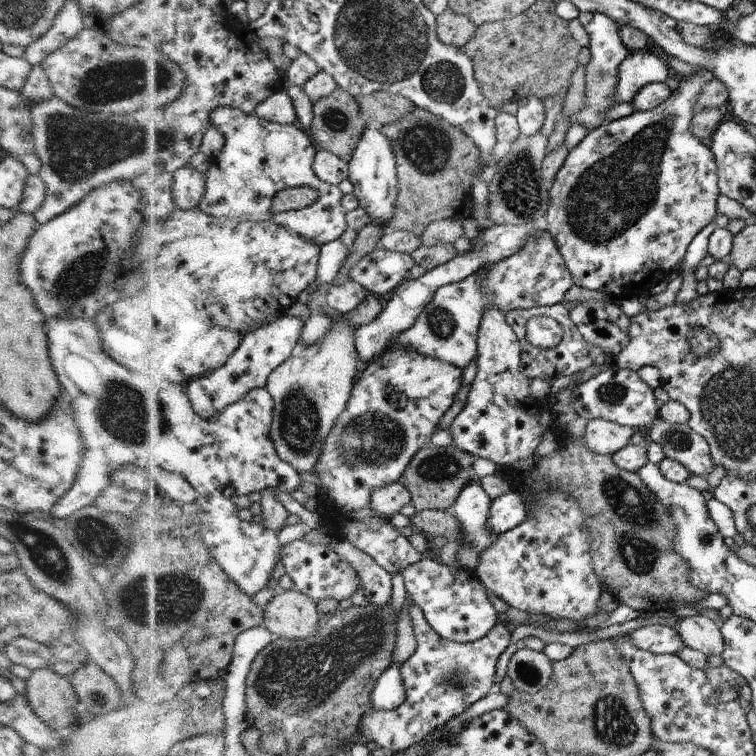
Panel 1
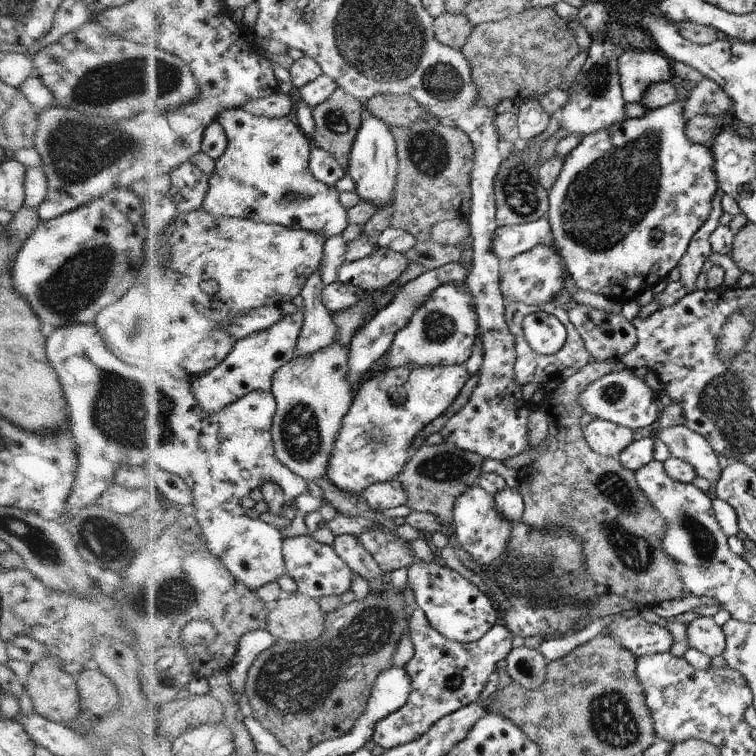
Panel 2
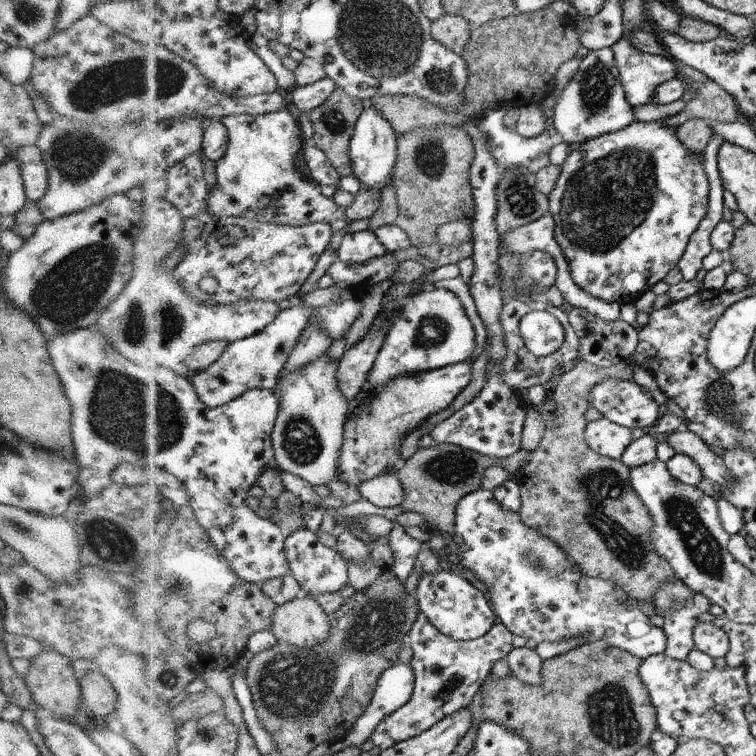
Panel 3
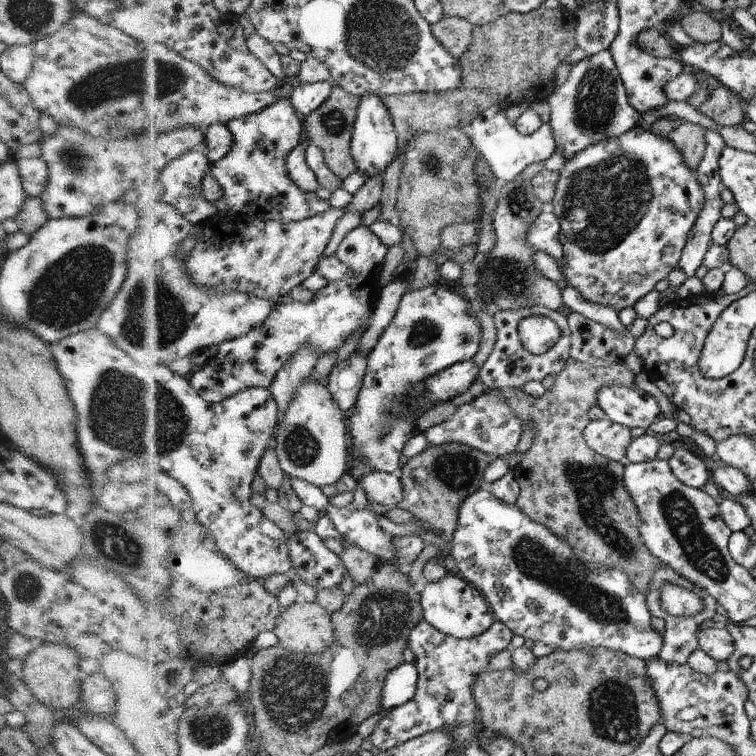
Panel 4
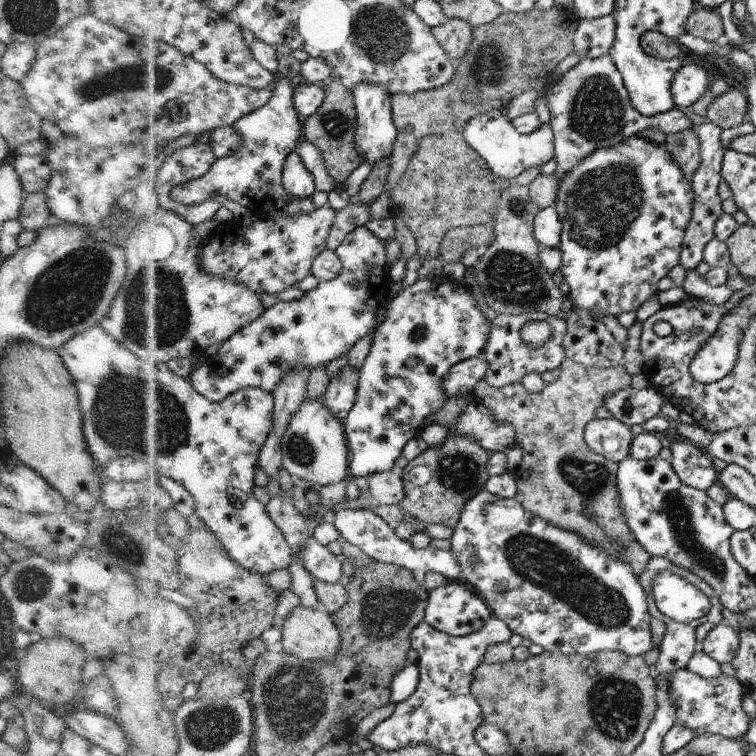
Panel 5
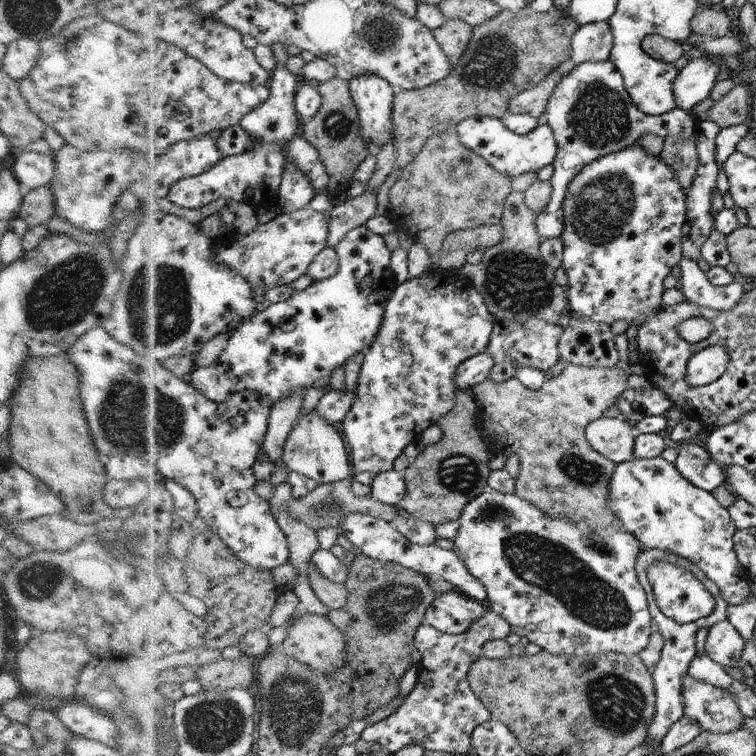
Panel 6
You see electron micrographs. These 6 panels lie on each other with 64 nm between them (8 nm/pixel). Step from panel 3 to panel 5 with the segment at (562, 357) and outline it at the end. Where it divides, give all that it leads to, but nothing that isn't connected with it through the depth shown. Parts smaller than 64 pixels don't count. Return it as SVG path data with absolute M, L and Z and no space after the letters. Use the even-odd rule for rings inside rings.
M533 310L532 313L520 313L517 315L498 313L492 315L491 333L489 342L486 343L482 357L489 364L488 371L484 376L484 382L491 387L505 387L514 383L520 383L522 378L529 372L542 374L548 370L554 370L567 361L563 343L568 332L567 320L562 316L546 314L544 311ZM548 321L553 330L552 338L539 349L531 349L524 344L520 329L525 322Z

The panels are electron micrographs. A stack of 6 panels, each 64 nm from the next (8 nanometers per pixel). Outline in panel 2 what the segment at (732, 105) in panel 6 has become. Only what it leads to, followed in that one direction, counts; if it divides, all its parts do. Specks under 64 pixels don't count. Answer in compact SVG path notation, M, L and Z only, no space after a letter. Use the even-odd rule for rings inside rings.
M704 79L691 86L691 93L685 104L686 120L696 115L714 115L721 122L735 121L732 115L732 101L724 89L712 79Z

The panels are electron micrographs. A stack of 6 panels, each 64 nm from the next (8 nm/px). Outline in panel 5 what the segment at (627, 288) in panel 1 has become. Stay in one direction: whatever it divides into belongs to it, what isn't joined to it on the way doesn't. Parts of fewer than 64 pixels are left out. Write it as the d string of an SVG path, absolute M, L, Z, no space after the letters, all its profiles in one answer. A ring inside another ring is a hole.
M638 135L629 136L621 143L613 147L600 147L591 152L591 155L585 156L580 163L574 168L571 168L565 177L559 181L557 197L554 202L558 211L558 216L561 217L563 226L561 236L561 273L565 282L569 286L569 296L576 310L582 309L586 314L596 313L599 315L613 314L618 317L622 312L637 312L644 316L648 311L643 310L640 313L638 306L642 302L646 302L654 292L656 292L656 284L658 280L662 280L676 264L679 264L679 258L682 250L682 240L685 237L685 228L688 226L693 215L693 204L695 203L695 194L691 187L691 180L687 181L681 166L675 161L674 156L664 146L650 139L640 137Z

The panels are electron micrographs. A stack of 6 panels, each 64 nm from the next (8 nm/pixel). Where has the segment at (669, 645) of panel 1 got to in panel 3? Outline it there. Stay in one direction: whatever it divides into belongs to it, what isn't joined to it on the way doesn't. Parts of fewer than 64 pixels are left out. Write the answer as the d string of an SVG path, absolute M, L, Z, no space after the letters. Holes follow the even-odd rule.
M478 489L473 493L468 493L464 498L461 498L458 501L455 514L455 525L453 528L453 541L458 546L460 551L460 558L462 559L462 566L464 570L470 570L471 578L477 579L482 583L482 586L486 588L488 592L488 597L491 597L490 604L493 608L495 614L498 614L498 618L502 620L502 623L506 625L506 628L510 629L511 633L522 636L526 640L535 640L537 643L544 642L556 642L558 640L568 640L573 636L578 636L582 632L592 632L590 639L604 639L608 645L613 647L618 647L624 649L626 652L631 652L634 656L641 657L642 660L648 659L649 656L657 655L658 653L666 652L668 648L668 636L664 632L664 628L656 627L654 624L650 623L649 616L643 614L640 610L626 610L622 606L622 600L625 600L628 597L624 597L624 591L618 589L612 581L607 579L601 579L600 577L590 577L588 575L582 574L580 568L576 567L572 562L570 556L563 551L561 546L558 546L552 539L542 535L537 529L530 528L529 525L526 525L522 520L519 513L509 511L507 508L504 508L501 504L498 504L496 497L493 495L493 492L490 492L489 489Z

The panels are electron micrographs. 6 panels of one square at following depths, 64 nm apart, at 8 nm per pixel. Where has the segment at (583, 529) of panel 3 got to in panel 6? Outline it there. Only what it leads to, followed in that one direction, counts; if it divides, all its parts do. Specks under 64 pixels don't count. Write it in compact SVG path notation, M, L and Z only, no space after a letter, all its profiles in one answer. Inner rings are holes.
M567 363L563 373L556 378L546 380L539 390L530 390L516 377L508 379L505 383L495 383L489 378L484 382L477 384L472 388L472 395L474 396L475 403L477 404L478 414L480 416L479 422L481 423L480 436L488 446L492 455L496 453L502 453L506 458L511 453L518 454L519 460L519 474L515 479L515 494L521 497L522 500L533 504L536 508L541 509L543 513L546 513L549 517L558 519L564 517L569 521L576 523L581 521L591 527L610 527L622 526L620 519L614 514L613 510L609 507L609 501L611 500L611 479L615 474L617 465L609 458L602 456L597 450L595 450L585 437L585 431L588 430L590 423L594 422L596 418L602 417L604 410L610 408L616 402L618 395L621 395L626 389L628 389L628 374L626 370L620 368L600 368L600 367L583 367L574 363Z

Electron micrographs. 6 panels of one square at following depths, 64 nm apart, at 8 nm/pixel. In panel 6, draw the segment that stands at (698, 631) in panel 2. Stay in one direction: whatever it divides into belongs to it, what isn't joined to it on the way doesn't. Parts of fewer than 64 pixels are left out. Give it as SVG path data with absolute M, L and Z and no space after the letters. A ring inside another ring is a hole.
M722 621L711 626L705 642L705 654L710 656L714 662L724 666L737 666L738 660L742 660L742 649L745 647L745 640L730 622Z

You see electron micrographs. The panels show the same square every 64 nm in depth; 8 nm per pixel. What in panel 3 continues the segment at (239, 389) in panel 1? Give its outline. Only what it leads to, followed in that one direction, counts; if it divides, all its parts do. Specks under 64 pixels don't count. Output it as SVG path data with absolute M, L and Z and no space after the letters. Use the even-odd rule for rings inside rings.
M372 283L360 284L356 287L344 284L343 296L336 303L323 307L302 303L300 306L284 309L276 322L273 322L265 331L231 343L229 350L212 367L191 375L201 399L215 409L232 403L233 400L254 389L270 389L276 392L282 372L286 370L304 331L311 327L312 323L316 323L326 327L327 333L334 340L342 338L352 328L352 324L360 318L363 308L362 299L371 289Z

